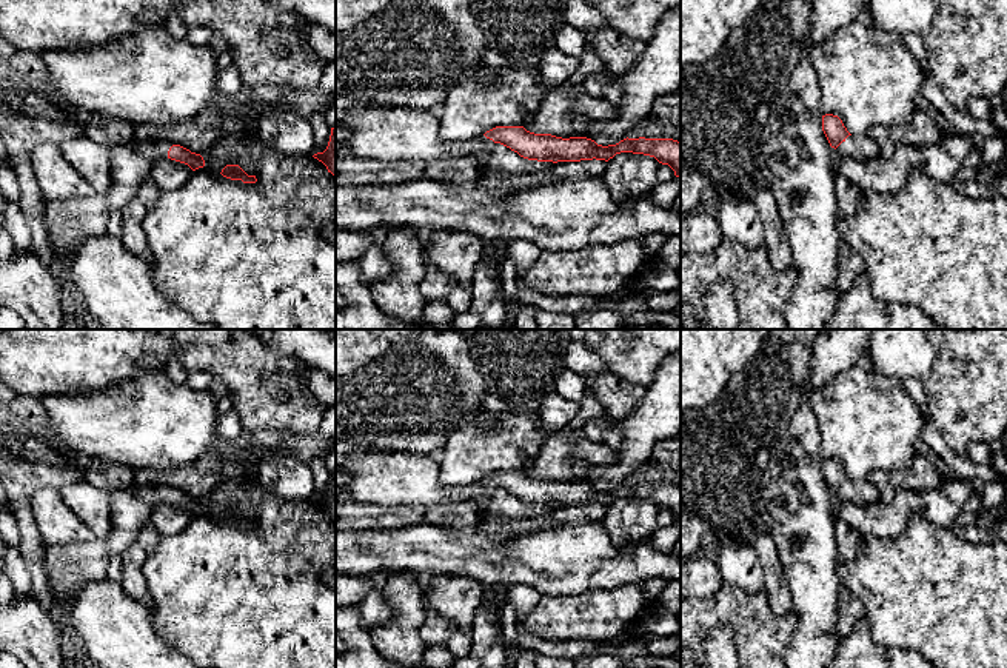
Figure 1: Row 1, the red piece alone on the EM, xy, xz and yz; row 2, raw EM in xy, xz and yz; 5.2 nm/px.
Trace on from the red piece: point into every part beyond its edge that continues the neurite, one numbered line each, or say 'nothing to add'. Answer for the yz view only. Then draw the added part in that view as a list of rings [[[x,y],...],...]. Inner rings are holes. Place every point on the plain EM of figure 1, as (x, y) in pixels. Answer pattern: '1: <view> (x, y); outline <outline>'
1: yz (861, 491); outline [[[848,480],[838,493],[841,502],[872,505],[881,500],[879,491],[867,480]]]

